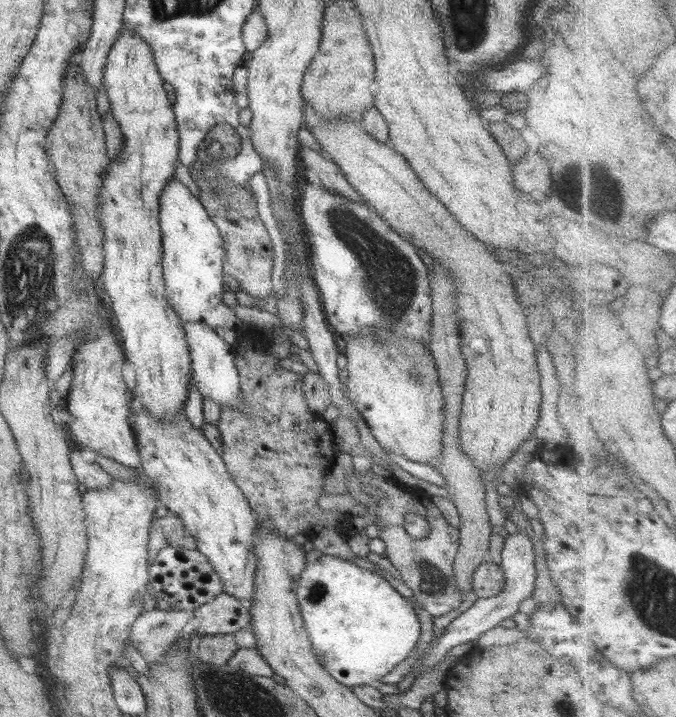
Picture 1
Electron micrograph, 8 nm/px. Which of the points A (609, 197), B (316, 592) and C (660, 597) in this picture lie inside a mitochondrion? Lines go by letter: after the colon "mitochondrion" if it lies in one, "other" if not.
A: mitochondrion
B: mitochondrion
C: mitochondrion

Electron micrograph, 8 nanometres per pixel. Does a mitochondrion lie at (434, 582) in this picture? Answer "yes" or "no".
yes

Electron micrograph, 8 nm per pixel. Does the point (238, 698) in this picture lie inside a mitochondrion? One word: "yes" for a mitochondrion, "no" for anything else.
yes

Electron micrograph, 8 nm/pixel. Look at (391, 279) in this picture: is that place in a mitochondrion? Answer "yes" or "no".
yes

